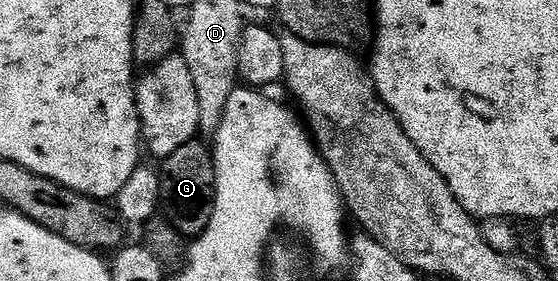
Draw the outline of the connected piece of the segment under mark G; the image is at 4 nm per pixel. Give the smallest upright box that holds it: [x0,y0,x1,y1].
[158,140,216,240]

